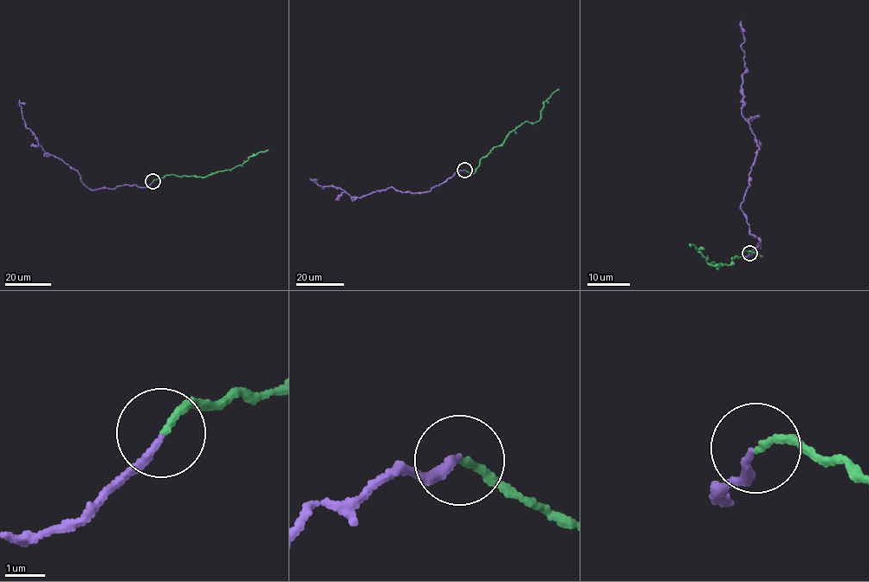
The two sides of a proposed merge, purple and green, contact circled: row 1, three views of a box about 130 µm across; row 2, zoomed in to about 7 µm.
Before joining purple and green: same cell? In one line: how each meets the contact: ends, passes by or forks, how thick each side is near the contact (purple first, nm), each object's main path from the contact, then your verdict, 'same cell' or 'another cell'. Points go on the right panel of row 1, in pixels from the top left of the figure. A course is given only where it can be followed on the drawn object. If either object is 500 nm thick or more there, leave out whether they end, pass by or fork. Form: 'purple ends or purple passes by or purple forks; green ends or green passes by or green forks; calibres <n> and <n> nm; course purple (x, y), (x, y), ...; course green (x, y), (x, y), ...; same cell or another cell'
purple ends; green ends; calibres 160 and 160 nm; course purple (749, 253), (745, 257), (761, 247), (741, 207), (759, 148), (742, 114), (747, 67), (742, 28), (744, 31); course green (749, 253), (762, 257), (744, 250), (729, 265), (711, 262), (718, 268), (690, 244); same cell

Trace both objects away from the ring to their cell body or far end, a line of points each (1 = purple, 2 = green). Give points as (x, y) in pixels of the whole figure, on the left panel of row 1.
1: (153, 181), (144, 187), (90, 190), (75, 170), (38, 145), (22, 119), (20, 105), (25, 103)
2: (153, 181), (170, 174), (205, 177), (242, 166), (249, 157), (268, 150)

